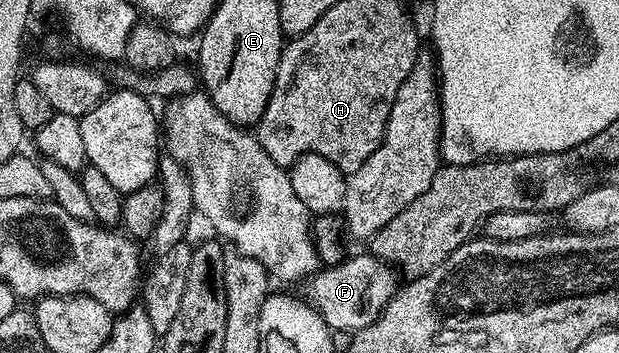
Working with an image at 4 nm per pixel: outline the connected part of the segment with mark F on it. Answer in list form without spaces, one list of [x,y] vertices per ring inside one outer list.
[[[363,251],[359,257],[349,259],[323,268],[313,274],[309,282],[312,304],[331,329],[357,331],[368,327],[384,311],[384,307],[394,297],[400,281],[394,278],[395,270],[379,257]]]

